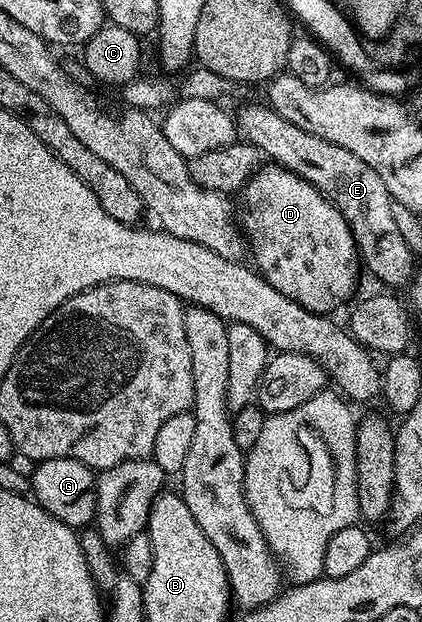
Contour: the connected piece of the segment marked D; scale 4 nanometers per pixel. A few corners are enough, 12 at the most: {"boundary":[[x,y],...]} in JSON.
{"boundary":[[283,166],[242,187],[253,269],[325,315],[353,296],[342,213]]}

